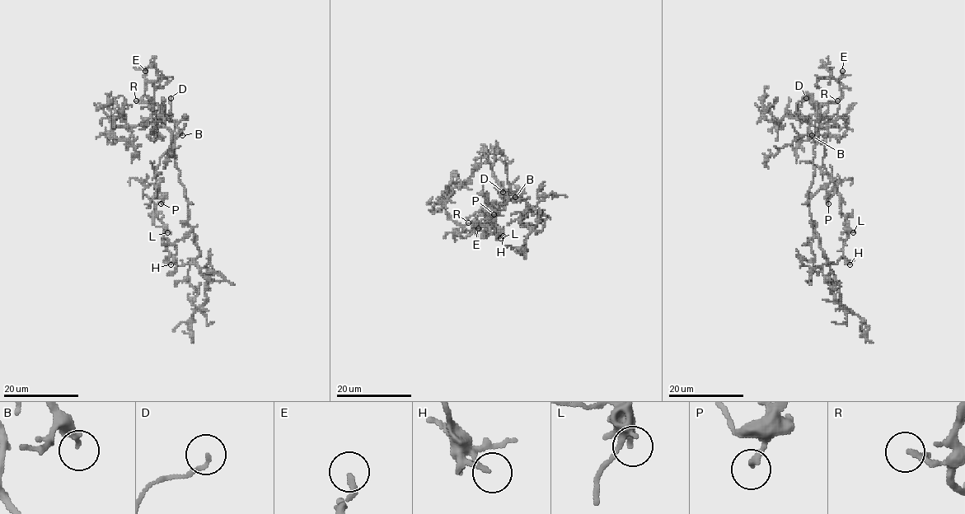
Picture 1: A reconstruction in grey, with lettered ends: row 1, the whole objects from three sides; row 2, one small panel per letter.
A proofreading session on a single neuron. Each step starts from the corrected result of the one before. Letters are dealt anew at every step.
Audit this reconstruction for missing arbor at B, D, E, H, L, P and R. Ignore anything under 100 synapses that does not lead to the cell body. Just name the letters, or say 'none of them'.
E

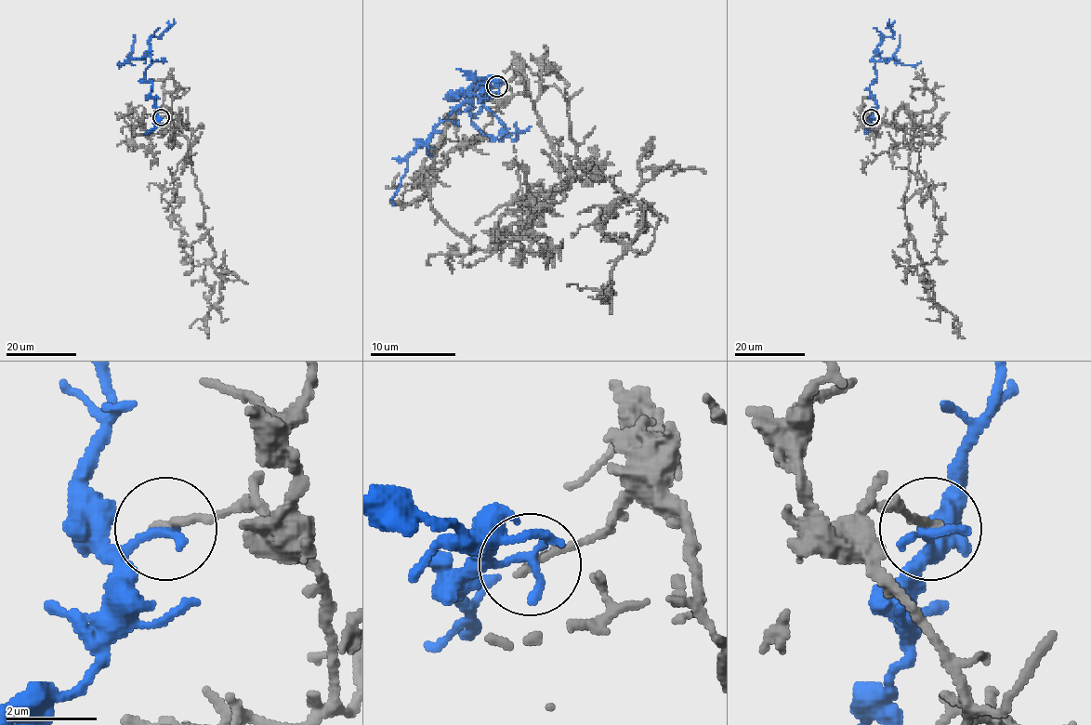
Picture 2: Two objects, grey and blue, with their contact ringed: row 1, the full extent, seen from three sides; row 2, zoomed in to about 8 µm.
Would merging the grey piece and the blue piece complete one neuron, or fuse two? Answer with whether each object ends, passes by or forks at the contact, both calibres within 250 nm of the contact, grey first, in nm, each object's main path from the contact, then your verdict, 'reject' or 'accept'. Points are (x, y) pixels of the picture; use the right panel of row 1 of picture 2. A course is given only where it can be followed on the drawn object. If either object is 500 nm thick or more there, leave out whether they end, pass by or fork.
grey ends there; blue ends there; 180 nm thick on the grey side, 280 nm on the other; grey runs (871, 117), (876, 131), (913, 129), (922, 115), (907, 227), (916, 274), (966, 338); blue runs (871, 117), (876, 107), (870, 91), (877, 73), (873, 58), (877, 55), (894, 58), (900, 64), (920, 61); reject

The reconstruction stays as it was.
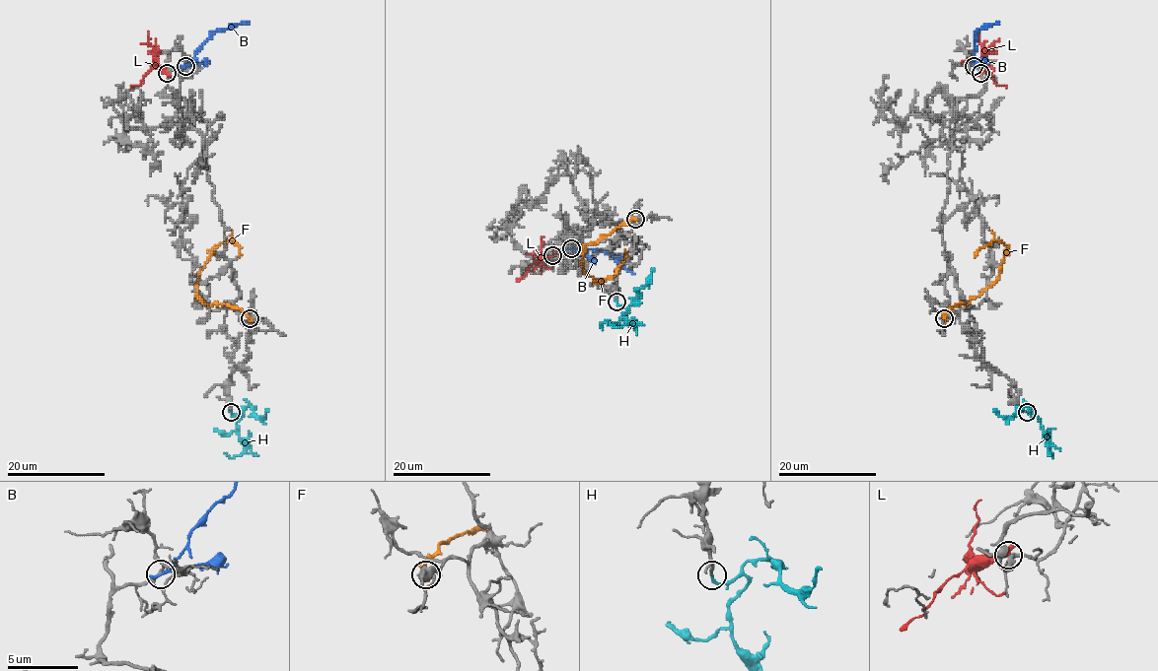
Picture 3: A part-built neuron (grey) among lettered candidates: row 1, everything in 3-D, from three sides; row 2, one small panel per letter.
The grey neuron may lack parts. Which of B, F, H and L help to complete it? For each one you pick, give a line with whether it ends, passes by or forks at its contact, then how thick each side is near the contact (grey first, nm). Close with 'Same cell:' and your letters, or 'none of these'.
H: It ends there. Thickness 180 nm (grey) against 190 nm
Same cell: H

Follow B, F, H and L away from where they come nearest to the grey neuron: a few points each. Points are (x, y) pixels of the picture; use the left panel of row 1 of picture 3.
B: (185, 66), (213, 33), (248, 22)
F: (250, 318), (237, 307), (208, 304), (197, 296), (199, 271), (216, 246), (232, 239), (240, 246), (240, 256)
H: (231, 412), (243, 415), (237, 423), (237, 435), (246, 448), (232, 457), (225, 452)
L: (167, 73), (151, 67), (140, 85), (130, 87)

